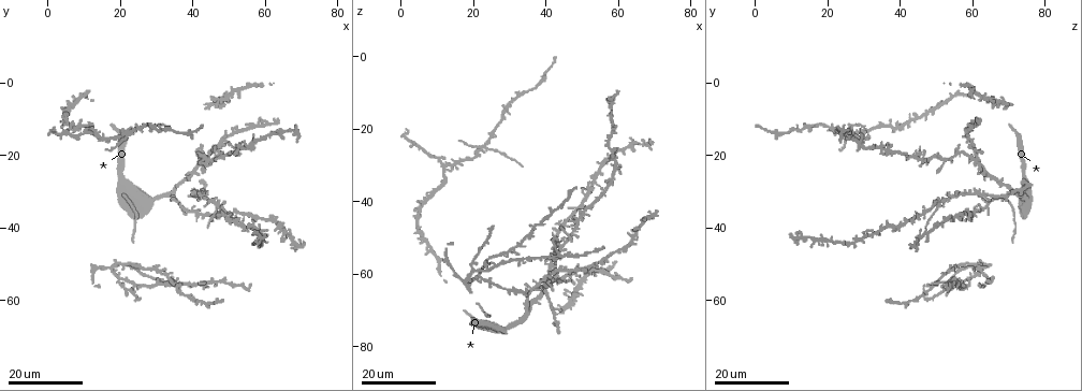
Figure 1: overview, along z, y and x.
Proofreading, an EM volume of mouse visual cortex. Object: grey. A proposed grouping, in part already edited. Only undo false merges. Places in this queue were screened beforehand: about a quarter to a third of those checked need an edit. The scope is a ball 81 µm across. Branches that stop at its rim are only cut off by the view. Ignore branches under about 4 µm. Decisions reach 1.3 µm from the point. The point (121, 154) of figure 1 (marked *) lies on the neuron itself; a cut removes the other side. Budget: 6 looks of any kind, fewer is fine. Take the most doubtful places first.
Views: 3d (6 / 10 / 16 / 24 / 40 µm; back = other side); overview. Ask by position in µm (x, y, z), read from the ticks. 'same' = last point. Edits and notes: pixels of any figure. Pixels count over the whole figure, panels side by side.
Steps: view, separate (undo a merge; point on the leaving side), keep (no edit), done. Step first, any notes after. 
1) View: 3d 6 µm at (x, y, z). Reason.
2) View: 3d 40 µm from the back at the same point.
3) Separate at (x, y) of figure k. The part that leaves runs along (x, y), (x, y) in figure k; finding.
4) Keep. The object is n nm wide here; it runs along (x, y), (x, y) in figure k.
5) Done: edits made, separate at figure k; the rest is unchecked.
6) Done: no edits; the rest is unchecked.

View: 3d 16 µm at (44.5, 54.5, 54.5). Two arms in line, one across.

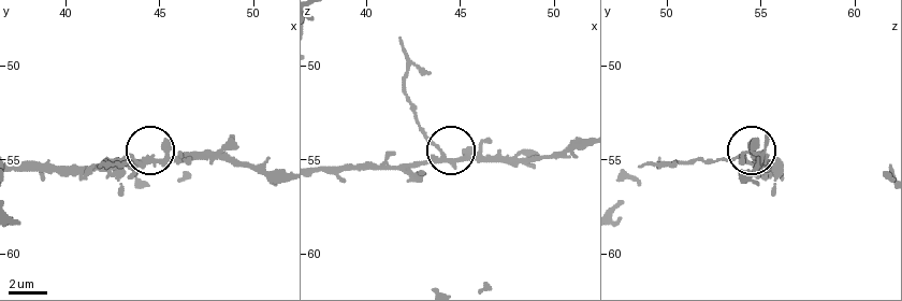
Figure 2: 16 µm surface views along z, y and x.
View: 3d 10 µm at (44.2, 55.1, 54.8).

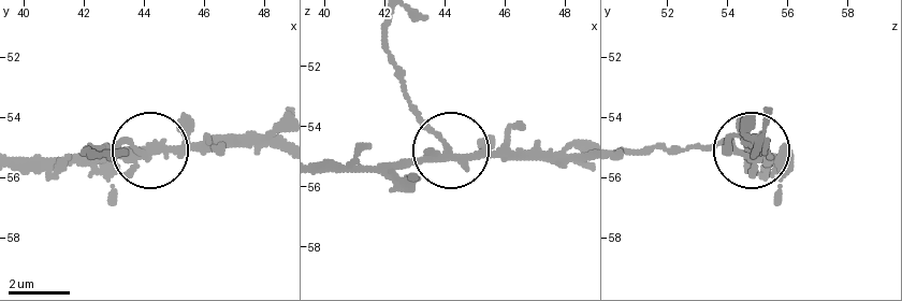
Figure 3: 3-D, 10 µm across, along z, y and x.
Separate at (412, 113) of figure 3. The object is 250 nm wide here; the part that leaves runs along (447, 143), (406, 91), (388, 23) in figure 3; a second neuron is stuck on.

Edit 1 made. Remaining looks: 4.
View: 3d 24 µm at (22.0, 49.5, 60.5). Small branch off a trunk.

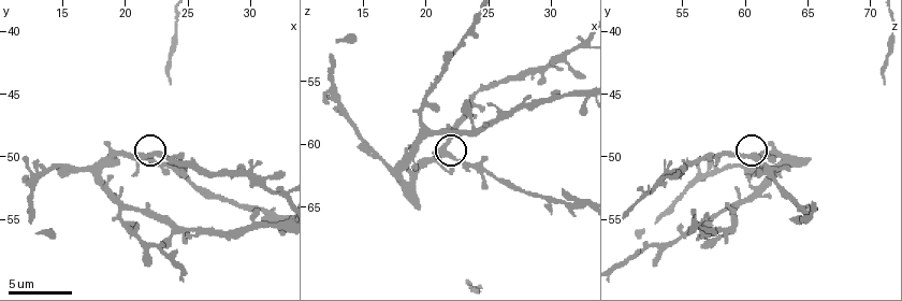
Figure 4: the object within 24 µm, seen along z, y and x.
View: 3d 6 µm at (21.4, 49.8, 60.2).

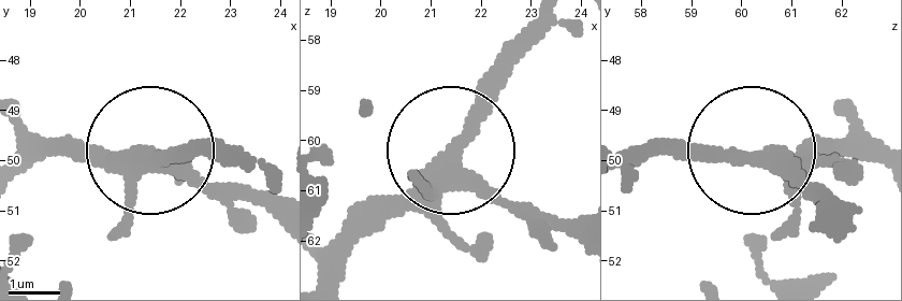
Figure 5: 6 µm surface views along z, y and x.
Keep. The object is 340 nm wide here; all the same neuron.

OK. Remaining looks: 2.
Done: edits made, separate at figure 3; the rest is unchecked.

